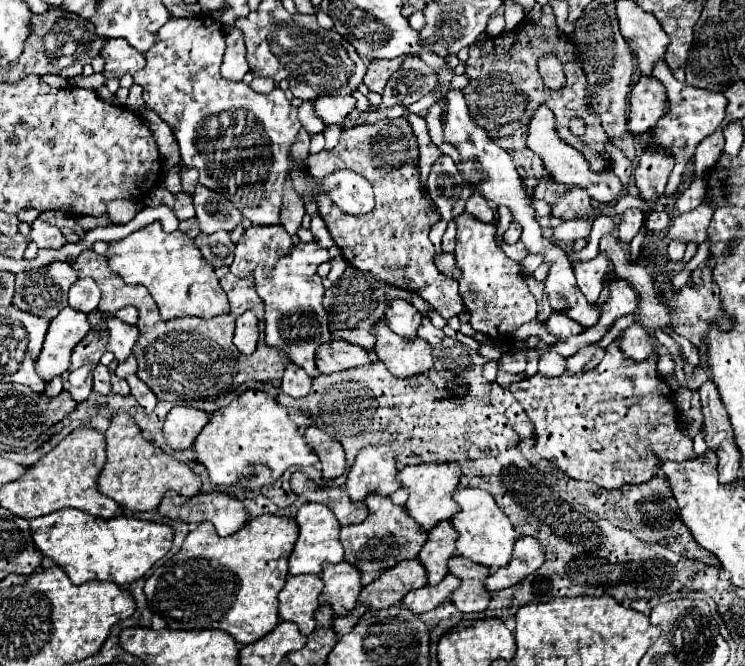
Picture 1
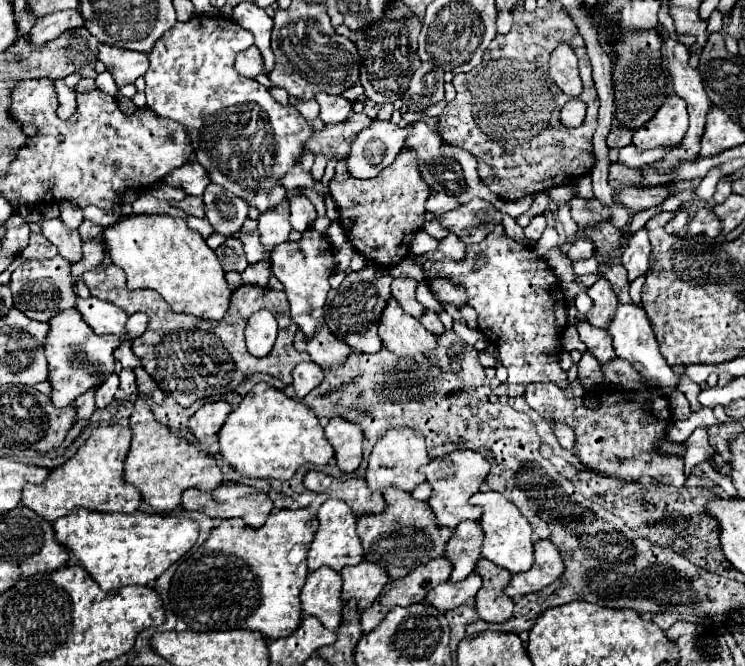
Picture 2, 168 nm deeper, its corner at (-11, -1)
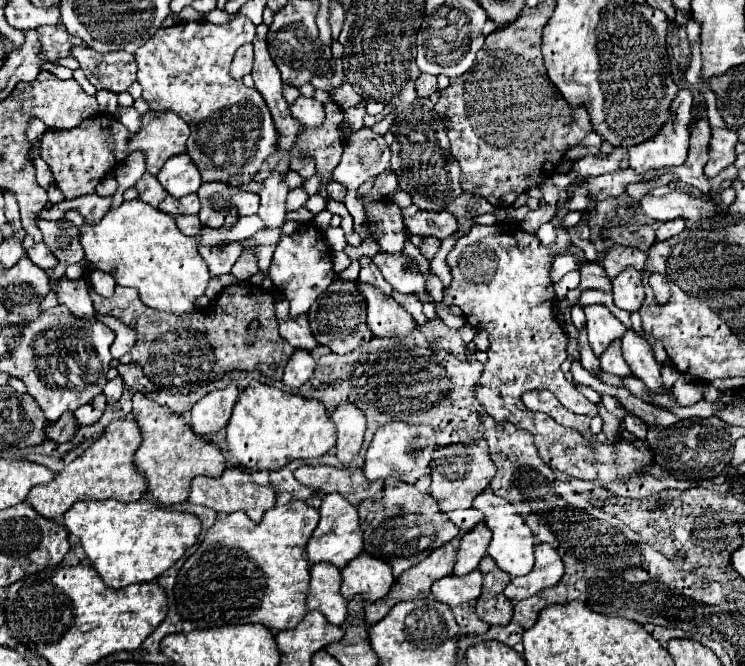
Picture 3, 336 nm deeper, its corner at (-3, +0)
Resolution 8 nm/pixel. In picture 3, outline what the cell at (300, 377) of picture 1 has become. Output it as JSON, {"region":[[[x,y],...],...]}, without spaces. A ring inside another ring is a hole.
{"region":[[[296,350],[284,368],[284,384],[290,388],[300,388],[312,376],[314,366],[316,362],[308,350]]]}

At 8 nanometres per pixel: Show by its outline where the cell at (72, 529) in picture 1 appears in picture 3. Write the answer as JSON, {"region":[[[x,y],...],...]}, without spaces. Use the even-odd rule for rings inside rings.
{"region":[[[86,500],[76,502],[64,514],[64,526],[70,534],[80,538],[80,544],[92,562],[92,566],[102,576],[104,584],[110,588],[126,588],[138,582],[152,582],[162,572],[166,572],[184,552],[196,544],[198,534],[202,530],[202,522],[188,512],[172,512],[152,504],[150,500],[136,500],[136,502],[120,502],[120,500]]]}

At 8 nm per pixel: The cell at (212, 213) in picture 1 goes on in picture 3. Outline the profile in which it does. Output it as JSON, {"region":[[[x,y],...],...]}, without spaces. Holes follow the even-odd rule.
{"region":[[[202,182],[198,198],[202,202],[202,210],[198,214],[200,222],[210,228],[220,228],[232,206],[228,186],[224,182]]]}

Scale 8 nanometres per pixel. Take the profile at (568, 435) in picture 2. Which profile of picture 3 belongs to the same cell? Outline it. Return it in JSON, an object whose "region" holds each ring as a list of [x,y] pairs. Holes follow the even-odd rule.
{"region":[[[502,222],[498,226],[472,226],[472,230],[462,236],[446,256],[446,264],[452,272],[452,284],[448,290],[444,290],[442,302],[448,306],[458,306],[470,326],[476,330],[488,330],[490,334],[490,360],[484,364],[484,372],[474,384],[476,400],[496,422],[506,420],[516,428],[530,432],[540,448],[540,458],[550,468],[580,480],[598,482],[602,486],[616,480],[624,482],[640,472],[646,472],[652,464],[652,452],[648,448],[636,448],[620,434],[616,434],[612,440],[602,432],[594,434],[592,438],[582,438],[582,434],[576,430],[564,428],[550,416],[530,412],[524,406],[522,394],[536,388],[550,390],[570,412],[590,418],[594,418],[598,412],[596,404],[588,402],[560,372],[560,364],[568,358],[568,336],[556,322],[556,294],[548,272],[554,256],[572,246],[570,234],[556,228],[554,246],[546,248],[540,244],[536,234],[528,234],[516,224],[512,224],[512,236],[508,230],[510,224]],[[586,466],[590,472],[586,472]]]}

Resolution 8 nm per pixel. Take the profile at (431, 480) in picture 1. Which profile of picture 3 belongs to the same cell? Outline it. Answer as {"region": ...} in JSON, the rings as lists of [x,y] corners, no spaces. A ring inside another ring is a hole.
{"region":[[[448,446],[444,448],[444,456],[432,462],[432,496],[438,500],[438,506],[456,526],[462,526],[462,532],[476,528],[476,524],[484,522],[484,514],[472,508],[472,500],[490,486],[490,480],[496,474],[496,464],[492,462],[486,446]]]}

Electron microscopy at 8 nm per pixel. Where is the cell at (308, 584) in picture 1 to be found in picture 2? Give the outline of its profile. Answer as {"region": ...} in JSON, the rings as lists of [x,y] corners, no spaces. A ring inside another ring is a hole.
{"region":[[[320,567],[318,571],[310,573],[300,591],[302,613],[320,619],[320,623],[328,631],[336,631],[336,627],[340,625],[342,609],[340,589],[342,589],[340,573],[332,571],[330,567]]]}

